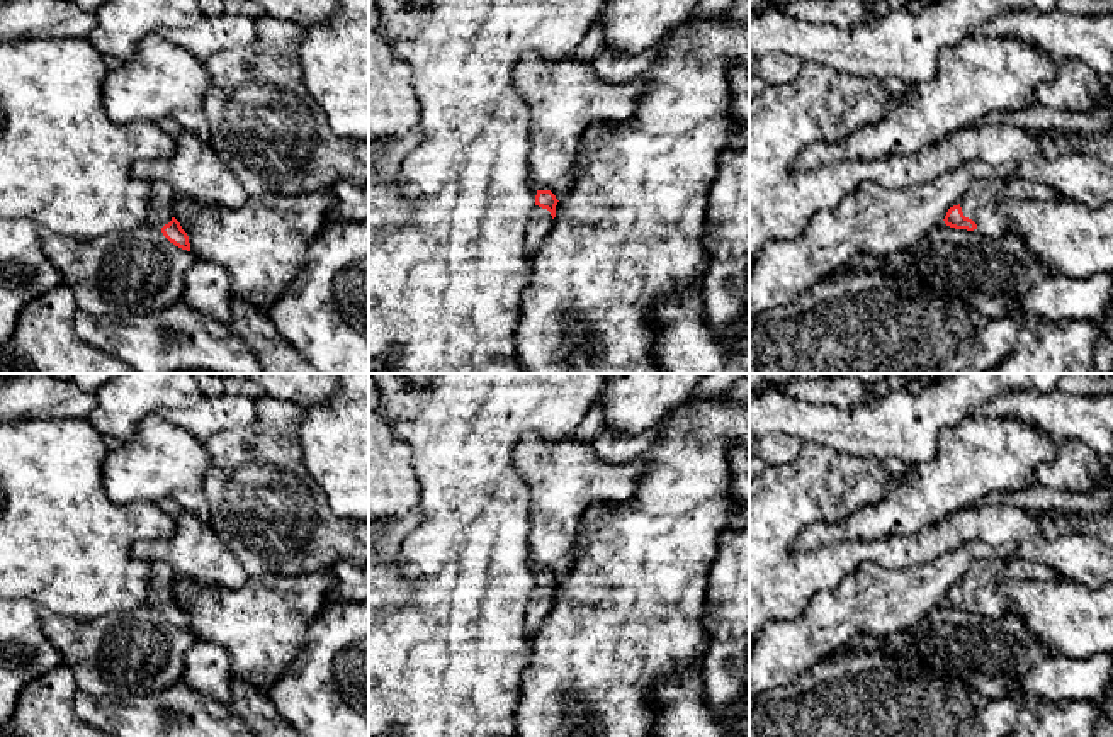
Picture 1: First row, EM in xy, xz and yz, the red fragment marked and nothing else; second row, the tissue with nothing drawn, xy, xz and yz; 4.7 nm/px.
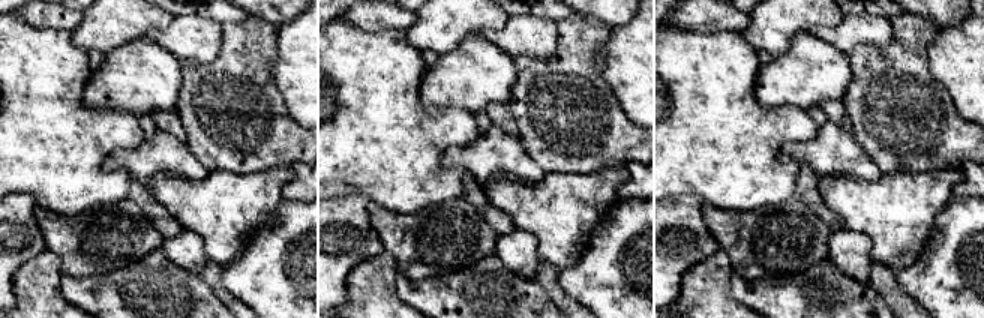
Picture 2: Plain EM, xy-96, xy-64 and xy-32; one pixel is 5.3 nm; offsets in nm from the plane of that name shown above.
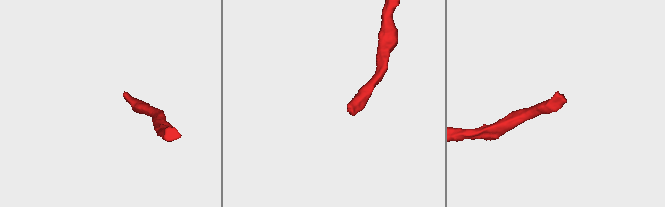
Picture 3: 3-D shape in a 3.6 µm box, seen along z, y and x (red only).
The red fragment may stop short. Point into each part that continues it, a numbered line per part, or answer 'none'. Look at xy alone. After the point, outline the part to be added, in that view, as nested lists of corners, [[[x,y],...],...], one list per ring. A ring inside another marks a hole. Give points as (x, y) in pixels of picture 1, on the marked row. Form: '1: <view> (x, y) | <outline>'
1: xy (160, 201) | [[[165,180],[151,182],[146,222],[153,224],[158,229],[168,224],[173,217],[173,207],[172,207],[173,199],[175,199],[175,190],[168,182]]]

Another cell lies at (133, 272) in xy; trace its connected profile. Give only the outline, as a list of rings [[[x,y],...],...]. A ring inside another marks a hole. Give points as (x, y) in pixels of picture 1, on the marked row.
[[[144,222],[122,233],[73,238],[39,229],[39,243],[71,289],[78,311],[119,318],[160,312],[182,299],[185,272],[197,260],[192,251],[170,243],[161,229]]]

